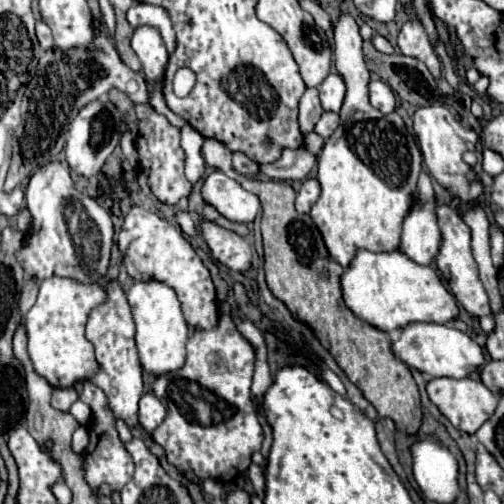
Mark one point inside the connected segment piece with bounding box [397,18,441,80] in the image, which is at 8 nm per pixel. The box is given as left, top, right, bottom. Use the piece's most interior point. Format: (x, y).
(413, 41)

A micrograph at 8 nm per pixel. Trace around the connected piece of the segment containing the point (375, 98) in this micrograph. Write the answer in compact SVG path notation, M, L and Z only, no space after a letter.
M383 80L369 82L369 102L373 108L389 114L395 110L395 94Z

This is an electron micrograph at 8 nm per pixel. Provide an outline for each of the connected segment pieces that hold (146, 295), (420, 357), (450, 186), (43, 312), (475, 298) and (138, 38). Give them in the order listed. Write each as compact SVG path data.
M149 280L133 282L133 286L125 294L135 322L135 344L139 350L141 366L155 376L179 370L185 364L185 342L189 328L183 318L175 290L171 286L165 286L163 282Z
M411 322L403 326L401 336L391 344L391 350L401 362L405 362L411 368L417 368L419 372L427 372L433 378L437 376L465 378L485 362L483 350L465 332L447 324L433 322Z
M423 106L417 108L413 112L413 128L415 134L419 138L419 146L423 152L423 160L431 172L431 176L443 184L451 194L459 196L461 200L475 200L481 194L481 182L477 180L475 172L471 170L471 166L467 166L463 162L463 152L473 150L475 144L479 142L479 136L471 130L471 134L467 134L467 130L453 118L453 114L443 108L443 106Z
M57 276L41 282L37 302L25 316L29 338L27 350L35 372L53 388L73 388L77 382L87 382L97 374L93 344L85 338L85 322L89 320L89 310L101 302L105 302L105 288L99 284L87 286Z
M437 202L437 224L439 224L439 230L441 230L441 248L439 248L439 254L437 254L437 268L443 276L443 280L447 282L451 294L455 296L455 300L473 316L481 318L481 316L489 316L489 302L487 302L487 294L483 290L483 284L479 280L479 272L477 272L477 264L471 256L471 246L469 246L469 240L471 240L471 234L469 234L469 228L465 226L465 222L459 218L459 214L443 204L443 202Z
M141 26L135 30L131 38L131 48L141 60L143 74L151 84L161 82L167 66L167 48L159 36L159 32L151 26Z

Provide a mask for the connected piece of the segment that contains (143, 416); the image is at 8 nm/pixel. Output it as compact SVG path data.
M143 394L143 398L139 400L139 424L143 426L143 430L155 430L163 422L163 418L165 406L159 402L159 398L155 394Z

